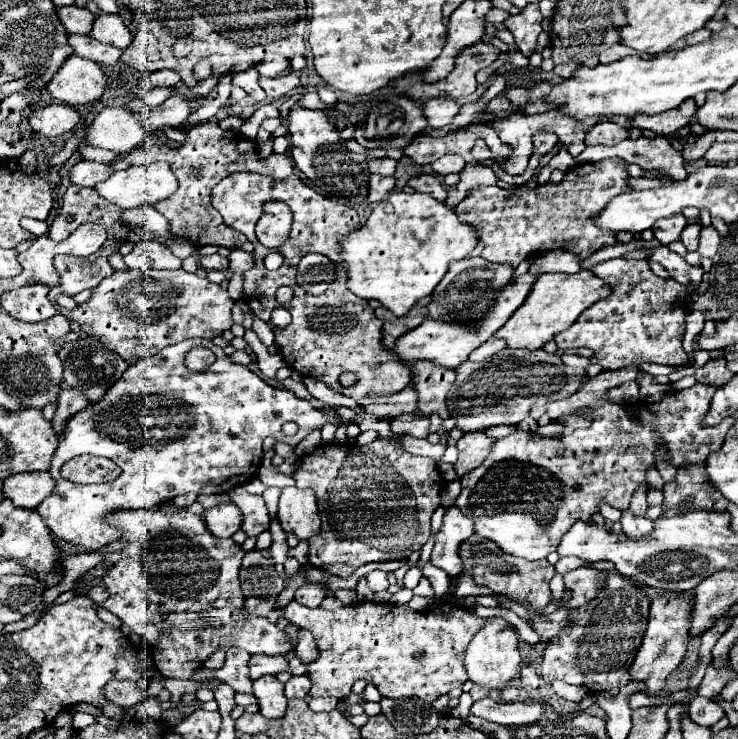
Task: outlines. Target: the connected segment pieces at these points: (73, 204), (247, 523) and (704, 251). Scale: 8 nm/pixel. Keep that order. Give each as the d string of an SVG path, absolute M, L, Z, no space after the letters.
M72 184L63 196L61 214L49 228L49 238L55 242L65 240L81 224L93 222L107 228L107 232L113 232L115 238L125 240L129 230L119 214L121 210L115 204L103 200L95 188L81 188Z
M239 486L229 492L229 498L233 504L237 504L241 508L241 512L245 516L241 528L247 536L259 536L261 532L269 530L271 516L269 516L269 510L261 496L253 496L253 494L245 492L243 486Z
M709 226L709 228L701 228L701 234L699 234L699 248L697 248L697 252L699 252L701 256L713 258L713 256L717 254L719 242L721 242L721 238L719 238L719 234L717 234L717 230L715 230L713 226Z

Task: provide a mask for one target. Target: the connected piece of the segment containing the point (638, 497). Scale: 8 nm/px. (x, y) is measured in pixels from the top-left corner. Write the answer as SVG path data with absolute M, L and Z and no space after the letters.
M643 484L643 488L639 488L639 492L635 492L635 496L631 498L631 512L635 514L635 516L645 516L645 512L647 512L647 508L649 508L649 504L647 504L647 490L649 490L649 486L647 484Z

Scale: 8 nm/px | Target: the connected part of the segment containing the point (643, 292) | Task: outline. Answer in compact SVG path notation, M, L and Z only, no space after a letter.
M613 258L607 262L601 262L591 268L595 276L601 276L601 280L607 282L611 288L611 294L605 300L595 302L579 320L567 328L565 332L555 336L555 342L561 350L571 350L571 348L591 348L595 352L597 362L601 364L603 370L621 370L627 366L639 368L645 362L653 364L667 364L667 366L679 366L687 360L687 352L683 350L683 332L685 332L685 310L687 310L688 292L684 286L672 278L657 278L648 264L648 260Z

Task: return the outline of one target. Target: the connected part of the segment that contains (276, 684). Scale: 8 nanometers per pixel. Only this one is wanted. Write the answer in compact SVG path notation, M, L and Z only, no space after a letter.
M261 676L253 682L253 694L259 700L259 712L269 718L277 720L285 716L287 698L283 694L283 684L275 676Z

